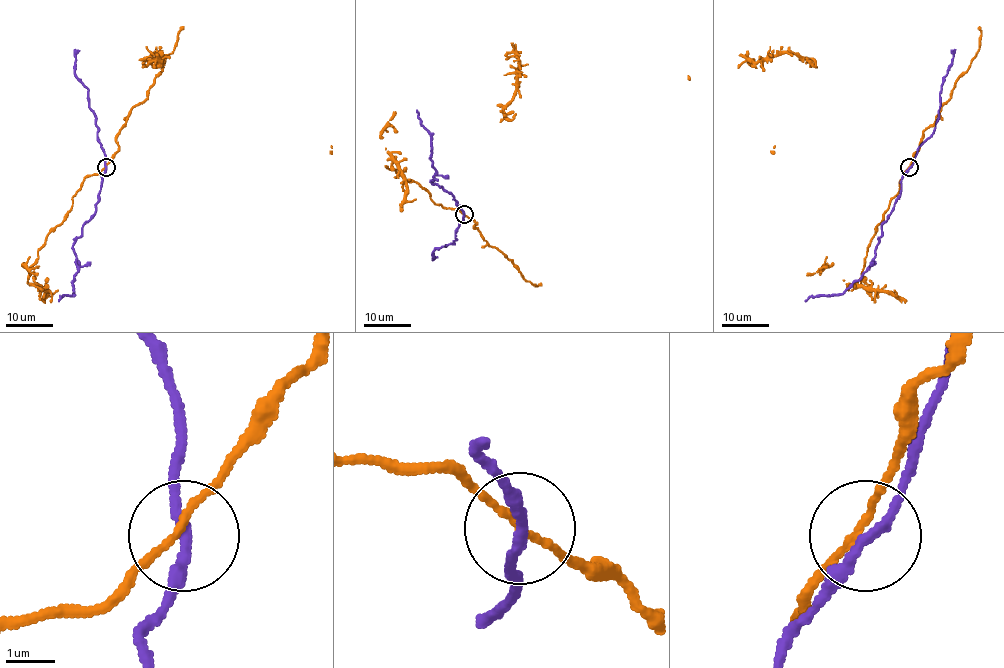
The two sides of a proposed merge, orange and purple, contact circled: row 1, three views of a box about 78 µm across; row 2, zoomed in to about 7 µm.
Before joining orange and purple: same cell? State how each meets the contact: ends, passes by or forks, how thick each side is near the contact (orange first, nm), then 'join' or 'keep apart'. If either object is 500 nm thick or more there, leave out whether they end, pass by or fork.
orange passes by; purple passes by; calibres 140 and 200 nm; join

